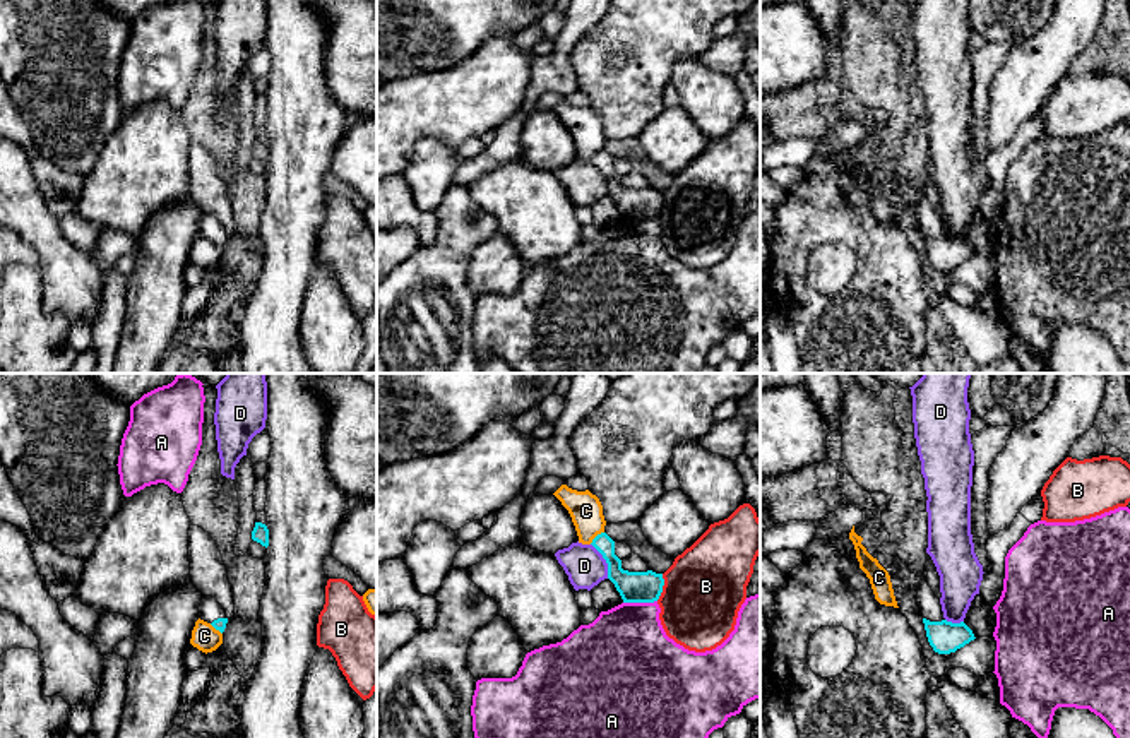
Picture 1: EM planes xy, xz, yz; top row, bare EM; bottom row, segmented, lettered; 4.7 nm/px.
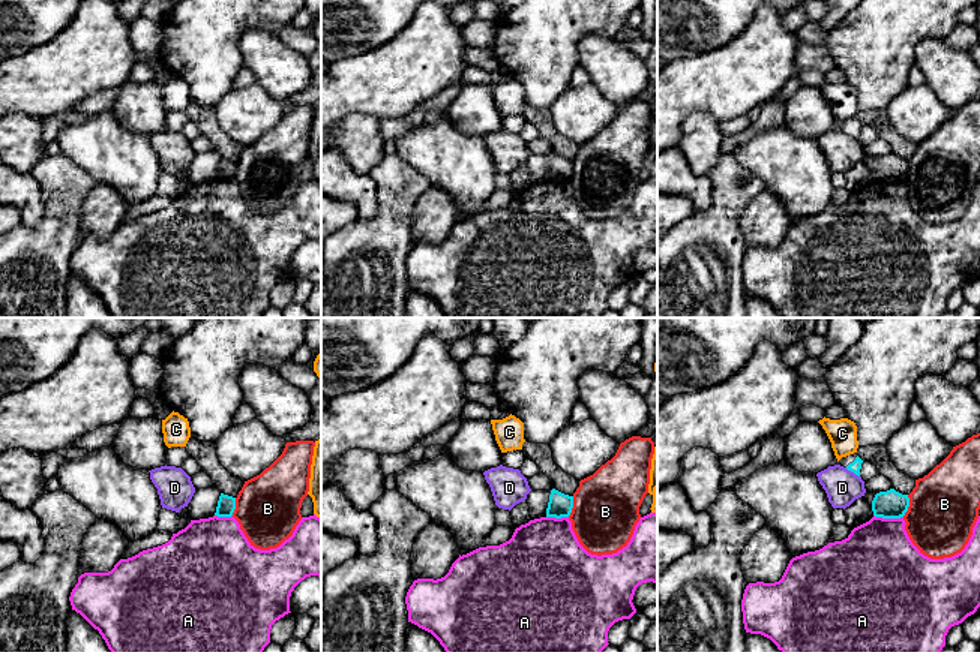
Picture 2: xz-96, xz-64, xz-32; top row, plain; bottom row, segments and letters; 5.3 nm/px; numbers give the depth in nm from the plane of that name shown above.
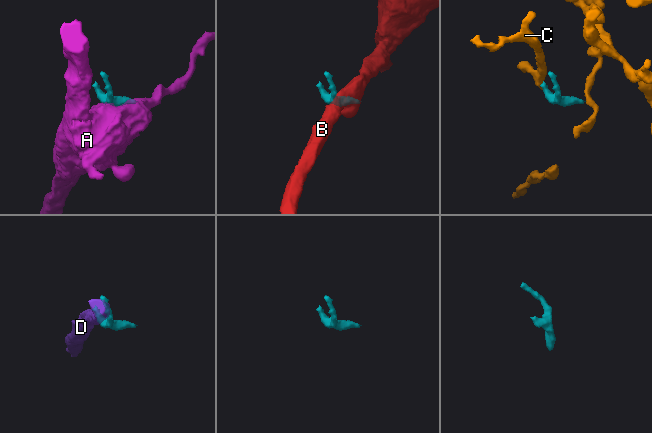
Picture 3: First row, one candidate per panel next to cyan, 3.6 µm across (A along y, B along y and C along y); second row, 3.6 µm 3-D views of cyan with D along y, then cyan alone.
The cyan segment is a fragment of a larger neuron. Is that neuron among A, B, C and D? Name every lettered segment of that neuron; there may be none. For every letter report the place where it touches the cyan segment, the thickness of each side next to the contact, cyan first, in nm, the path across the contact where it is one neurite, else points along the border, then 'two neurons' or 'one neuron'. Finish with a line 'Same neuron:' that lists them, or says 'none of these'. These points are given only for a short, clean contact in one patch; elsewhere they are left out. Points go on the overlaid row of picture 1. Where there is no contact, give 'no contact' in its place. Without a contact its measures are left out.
A: xz (639, 601) | 140/420 nm | two neurons
B: xz (661, 588) | 140/380 nm | two neurons
C: xz (596, 536) | 100/160 nm | along xz (603, 531), (589, 543) | two neurons
D: xz (605, 559) | 140/190 nm | along xz (591, 543), (605, 560), (608, 577) | two neurons
Same neuron: none of these

